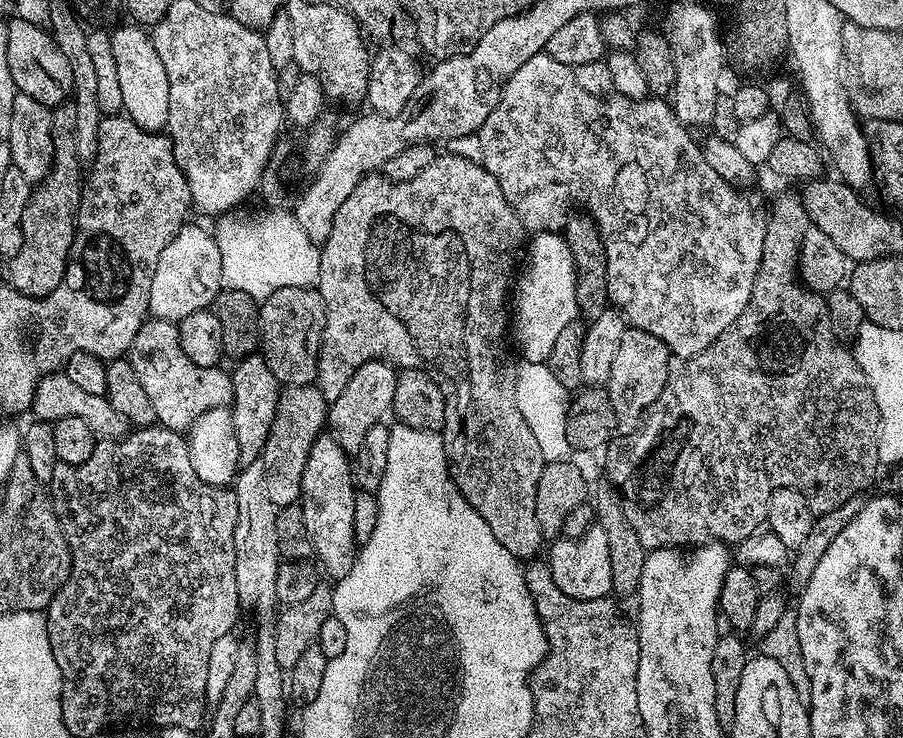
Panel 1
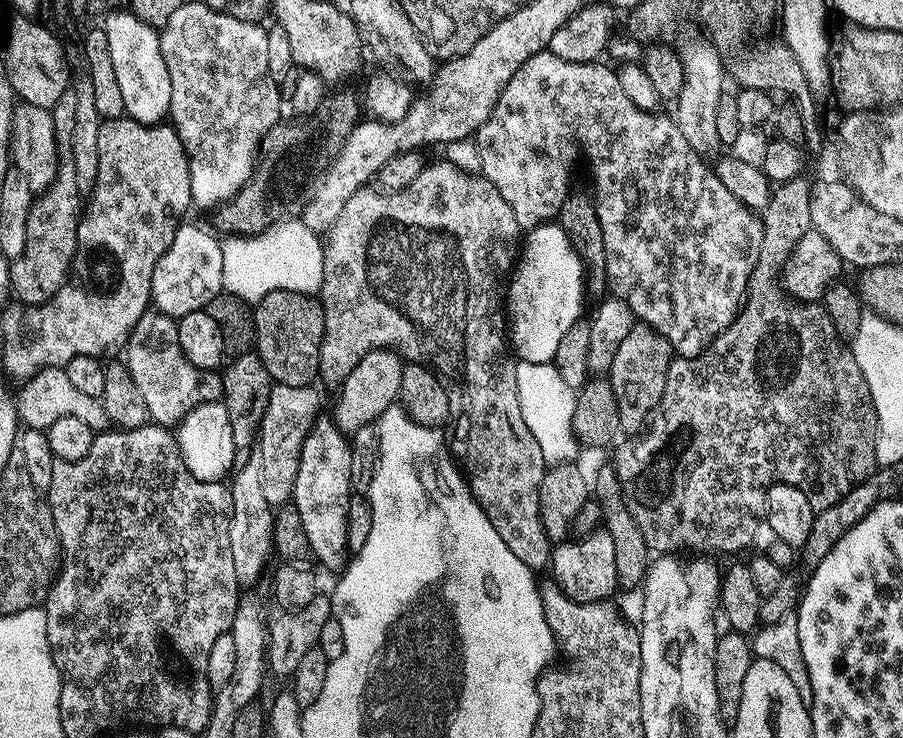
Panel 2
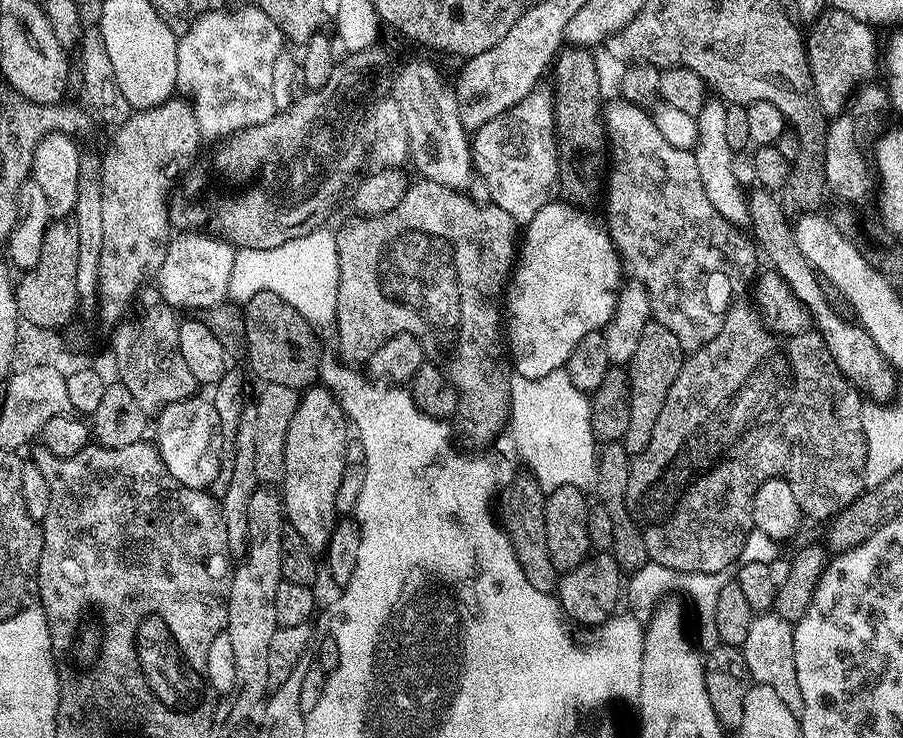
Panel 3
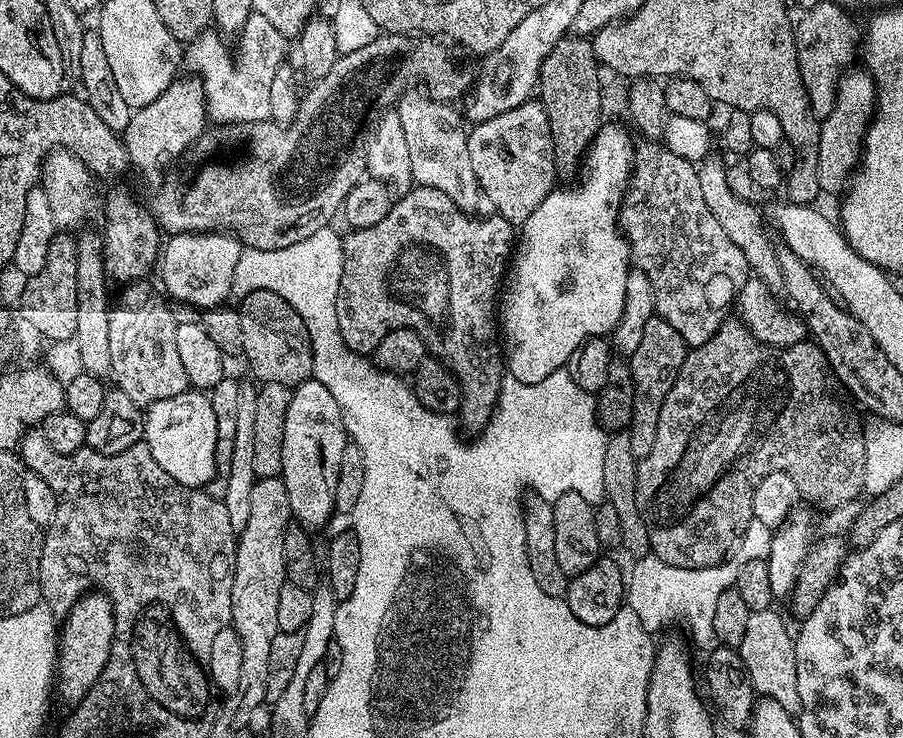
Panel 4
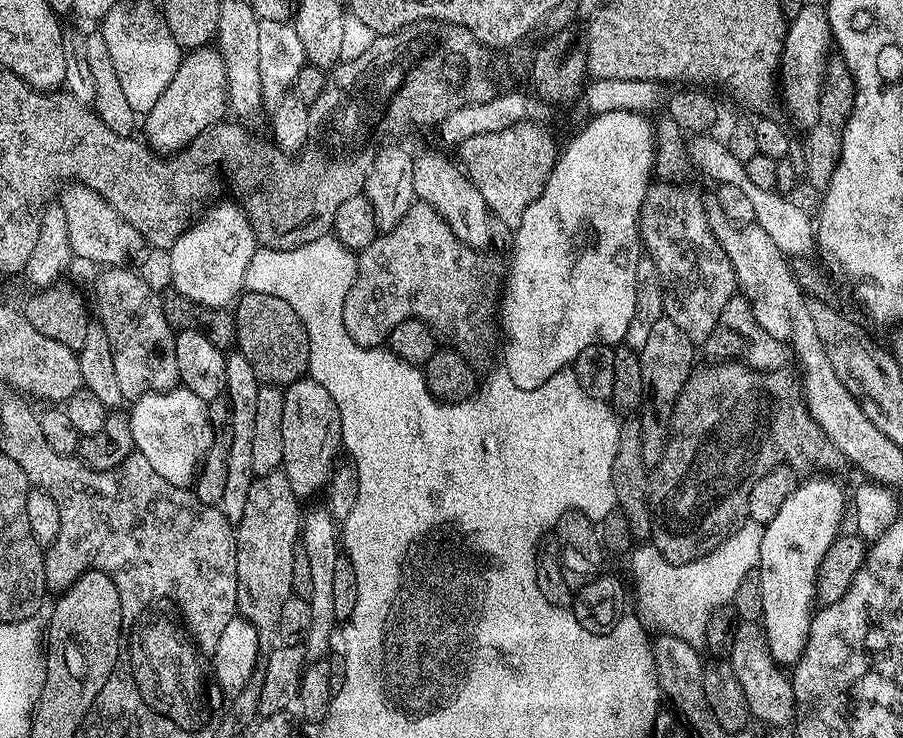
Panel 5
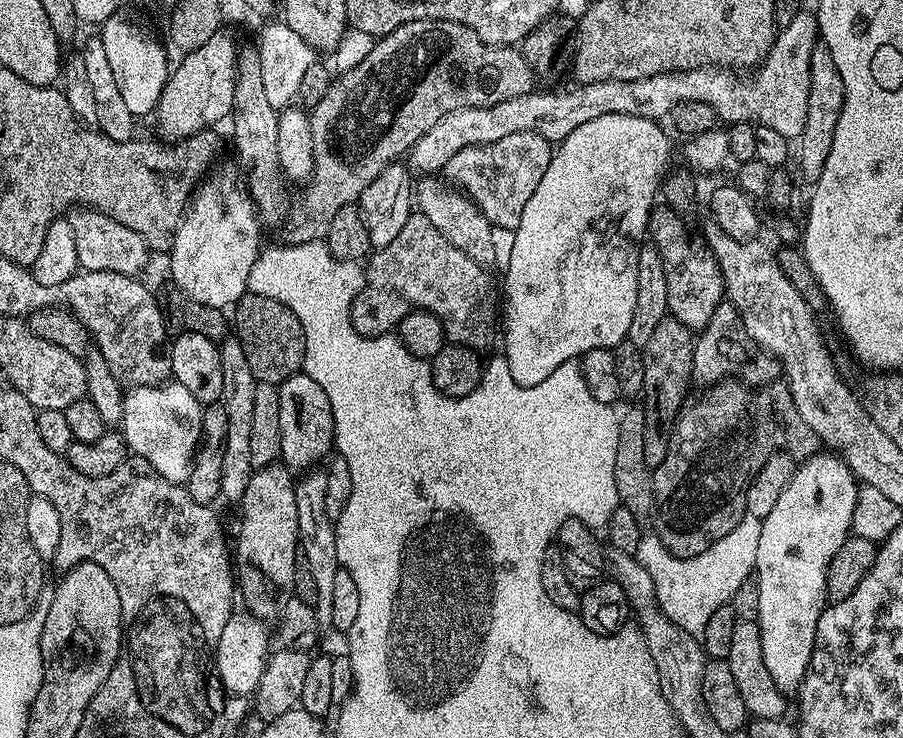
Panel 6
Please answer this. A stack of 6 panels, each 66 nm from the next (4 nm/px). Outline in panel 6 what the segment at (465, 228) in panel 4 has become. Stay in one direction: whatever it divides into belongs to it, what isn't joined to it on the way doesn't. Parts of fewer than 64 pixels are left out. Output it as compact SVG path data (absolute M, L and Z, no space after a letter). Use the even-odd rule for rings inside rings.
M422 214L408 217L406 226L402 226L398 236L384 248L373 251L366 260L363 287L352 301L350 319L354 330L363 336L382 336L391 333L408 312L429 312L444 324L447 339L457 337L468 340L468 344L477 344L481 350L488 350L492 344L494 332L498 330L498 296L492 293L492 280L485 269L475 260L462 254L438 231Z

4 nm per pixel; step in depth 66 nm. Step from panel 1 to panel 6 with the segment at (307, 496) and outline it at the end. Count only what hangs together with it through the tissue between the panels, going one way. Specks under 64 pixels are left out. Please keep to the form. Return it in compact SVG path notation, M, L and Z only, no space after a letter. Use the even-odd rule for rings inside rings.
M303 370L286 378L278 386L278 430L282 430L280 460L289 469L304 468L312 470L328 451L333 451L336 435L334 434L334 414L326 398L326 390L314 382Z

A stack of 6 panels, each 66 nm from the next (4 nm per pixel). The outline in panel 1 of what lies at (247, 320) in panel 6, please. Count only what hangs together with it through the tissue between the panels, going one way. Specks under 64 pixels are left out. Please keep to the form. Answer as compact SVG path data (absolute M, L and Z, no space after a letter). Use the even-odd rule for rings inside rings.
M286 285L282 290L274 290L259 305L260 310L260 346L266 366L279 380L281 385L297 388L303 384L311 384L316 378L316 367L320 357L320 343L324 337L326 326L326 306L319 290L312 286Z

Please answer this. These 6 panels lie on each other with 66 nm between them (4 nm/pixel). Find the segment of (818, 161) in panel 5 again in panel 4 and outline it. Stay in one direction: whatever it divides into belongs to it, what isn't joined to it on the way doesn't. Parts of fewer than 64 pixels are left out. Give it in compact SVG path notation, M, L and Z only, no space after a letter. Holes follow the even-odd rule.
M849 69L836 84L835 102L825 113L819 134L819 186L825 193L841 193L851 172L859 161L863 137L876 108L876 82L871 73ZM844 184L844 186L843 186Z

